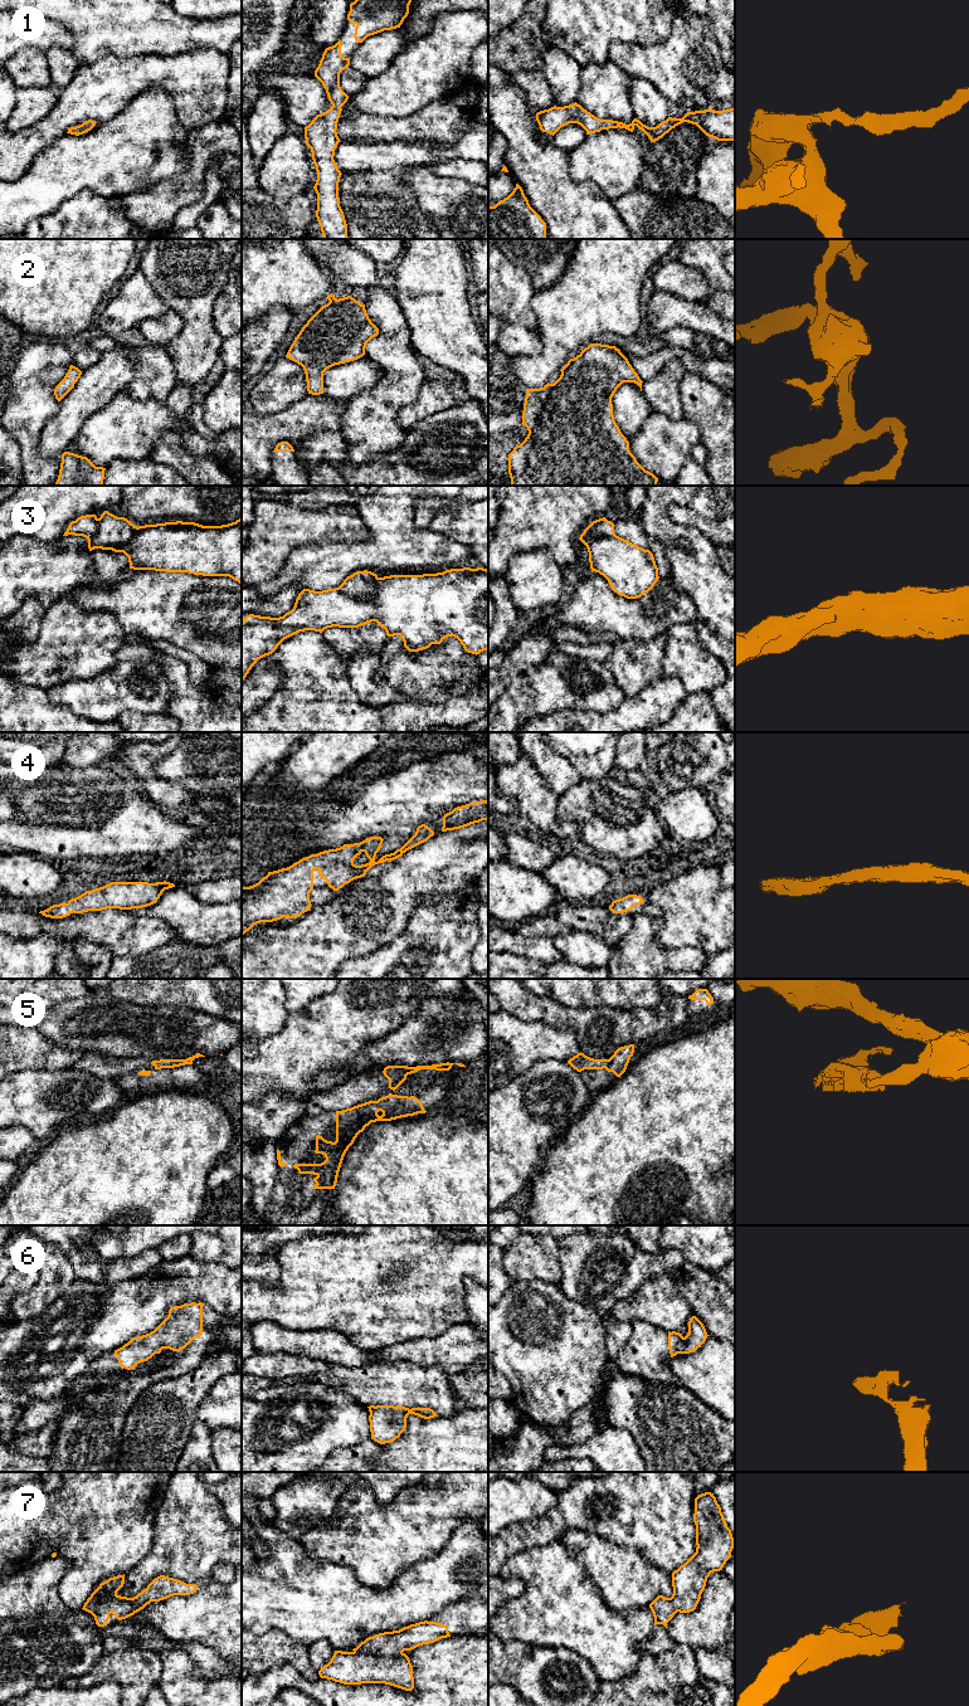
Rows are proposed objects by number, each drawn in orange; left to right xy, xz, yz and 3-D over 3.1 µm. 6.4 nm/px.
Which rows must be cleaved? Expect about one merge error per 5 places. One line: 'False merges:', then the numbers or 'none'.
False merges: 3, 5

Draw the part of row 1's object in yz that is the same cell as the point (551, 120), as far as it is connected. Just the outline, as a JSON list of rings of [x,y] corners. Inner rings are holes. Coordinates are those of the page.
[[[575,102],[569,106],[554,106],[549,109],[540,111],[536,113],[536,121],[542,132],[552,136],[569,123],[580,125],[586,131],[586,135],[618,127],[633,132],[637,126],[649,137],[651,142],[658,141],[676,126],[688,122],[696,125],[706,136],[717,141],[735,141],[735,107],[722,111],[709,108],[705,111],[687,112],[682,118],[668,117],[658,126],[648,127],[637,118],[629,125],[613,120],[600,120]]]

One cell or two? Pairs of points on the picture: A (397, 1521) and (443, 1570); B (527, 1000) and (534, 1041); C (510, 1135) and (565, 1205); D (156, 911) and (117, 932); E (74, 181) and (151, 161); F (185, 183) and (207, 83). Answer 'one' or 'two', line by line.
A: two
B: two
C: two
D: two
E: one
F: two

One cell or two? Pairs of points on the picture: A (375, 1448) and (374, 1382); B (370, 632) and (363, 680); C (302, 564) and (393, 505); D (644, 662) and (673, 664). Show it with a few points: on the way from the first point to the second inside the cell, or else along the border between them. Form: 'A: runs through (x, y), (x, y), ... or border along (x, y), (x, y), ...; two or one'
A: runs through (379, 1432), (379, 1398); one
B: border along (380, 657), (375, 651), (359, 651), (349, 662); two
C: runs through (330, 563), (363, 555), (385, 532); one
D: border along (663, 648), (663, 672), (666, 674); two

